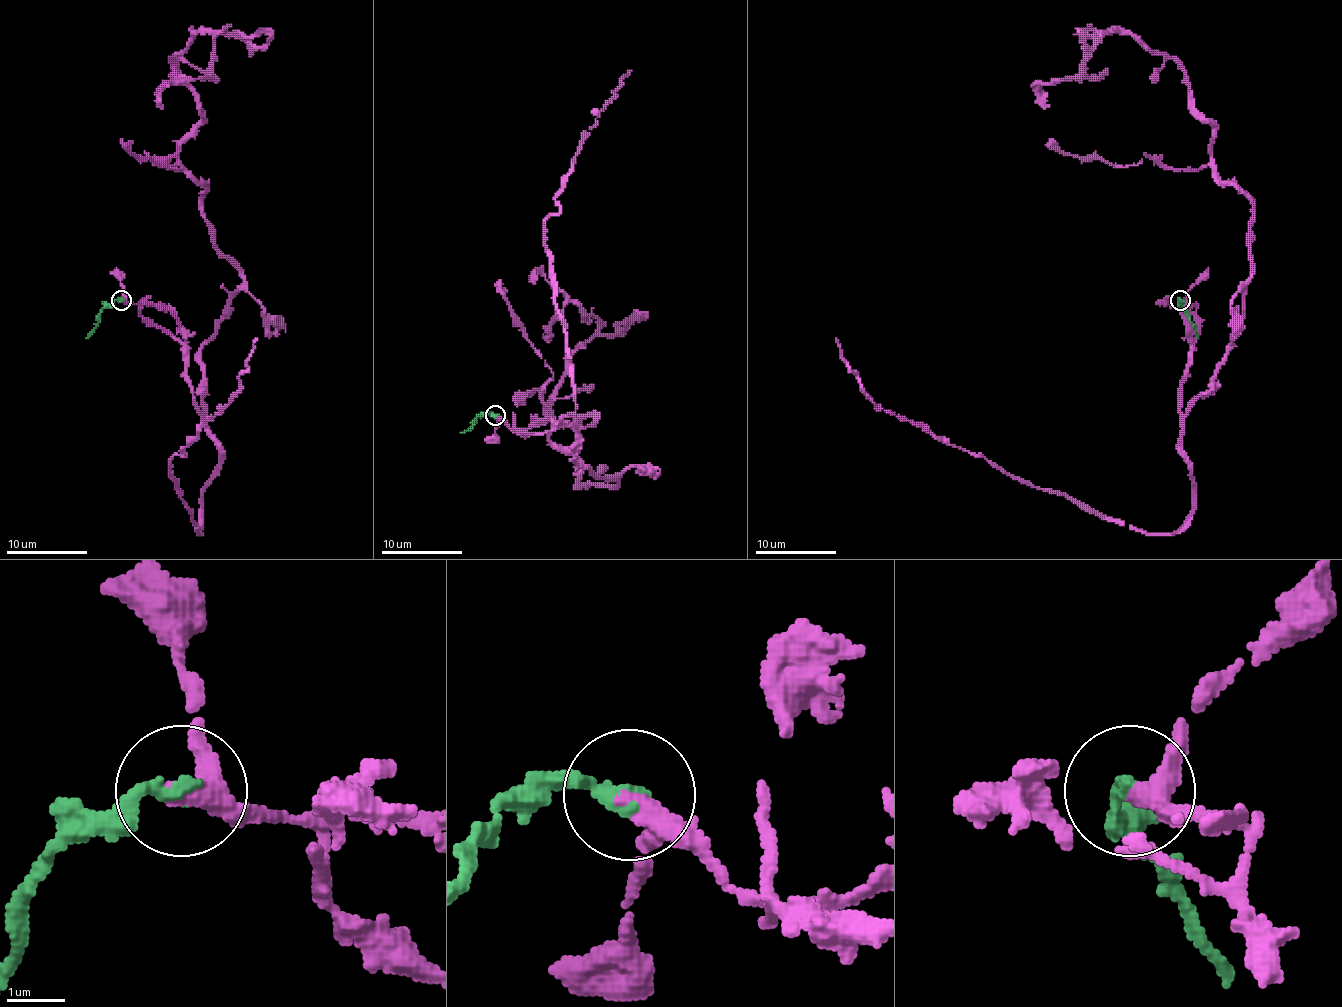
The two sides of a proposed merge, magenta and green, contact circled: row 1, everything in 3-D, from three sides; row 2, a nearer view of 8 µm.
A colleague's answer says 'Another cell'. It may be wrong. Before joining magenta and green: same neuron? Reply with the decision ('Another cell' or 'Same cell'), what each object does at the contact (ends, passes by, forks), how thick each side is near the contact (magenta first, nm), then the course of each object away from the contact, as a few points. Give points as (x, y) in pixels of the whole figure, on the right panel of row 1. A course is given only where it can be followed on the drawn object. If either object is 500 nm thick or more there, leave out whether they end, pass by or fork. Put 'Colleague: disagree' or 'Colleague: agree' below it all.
Same cell. At the ring magenta passes by. At the ring green ends. Thickness 320 nm (magenta) against 280 nm. Course of magenta: (1180, 300), (1184, 414), (1242, 318), (1252, 217), (1184, 70), (1085, 30), (1049, 106). Course of green: (1180, 300), (1180, 306), (1198, 338)
Colleague: disagree

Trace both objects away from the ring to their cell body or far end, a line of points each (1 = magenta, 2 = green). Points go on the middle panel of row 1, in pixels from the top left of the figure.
1: (495, 414), (577, 418), (617, 483), (553, 444), (597, 320), (535, 284)
2: (495, 414), (481, 414), (460, 432)

